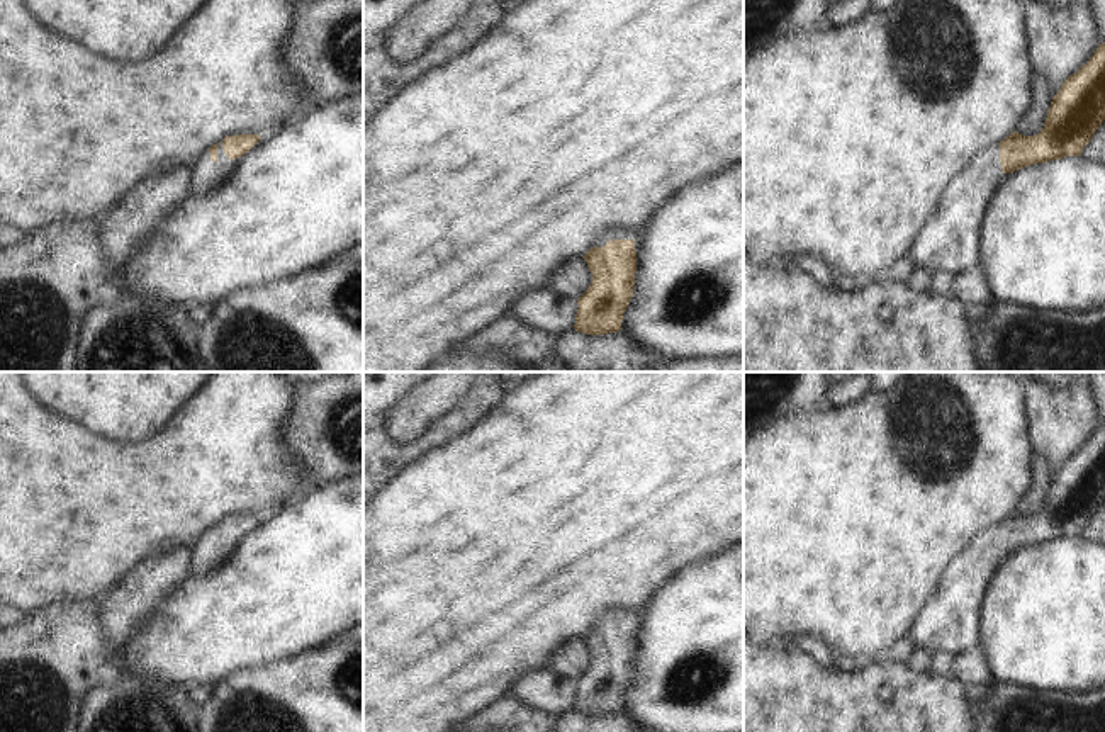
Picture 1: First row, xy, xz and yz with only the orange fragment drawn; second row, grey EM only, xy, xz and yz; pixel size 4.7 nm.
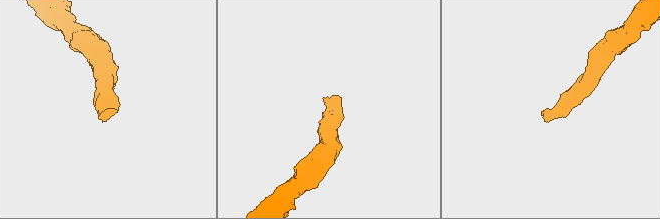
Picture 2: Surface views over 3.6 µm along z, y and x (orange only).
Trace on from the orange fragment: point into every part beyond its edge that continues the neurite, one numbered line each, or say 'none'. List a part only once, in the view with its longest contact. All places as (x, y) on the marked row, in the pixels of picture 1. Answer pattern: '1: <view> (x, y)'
1: xy (207, 175)

